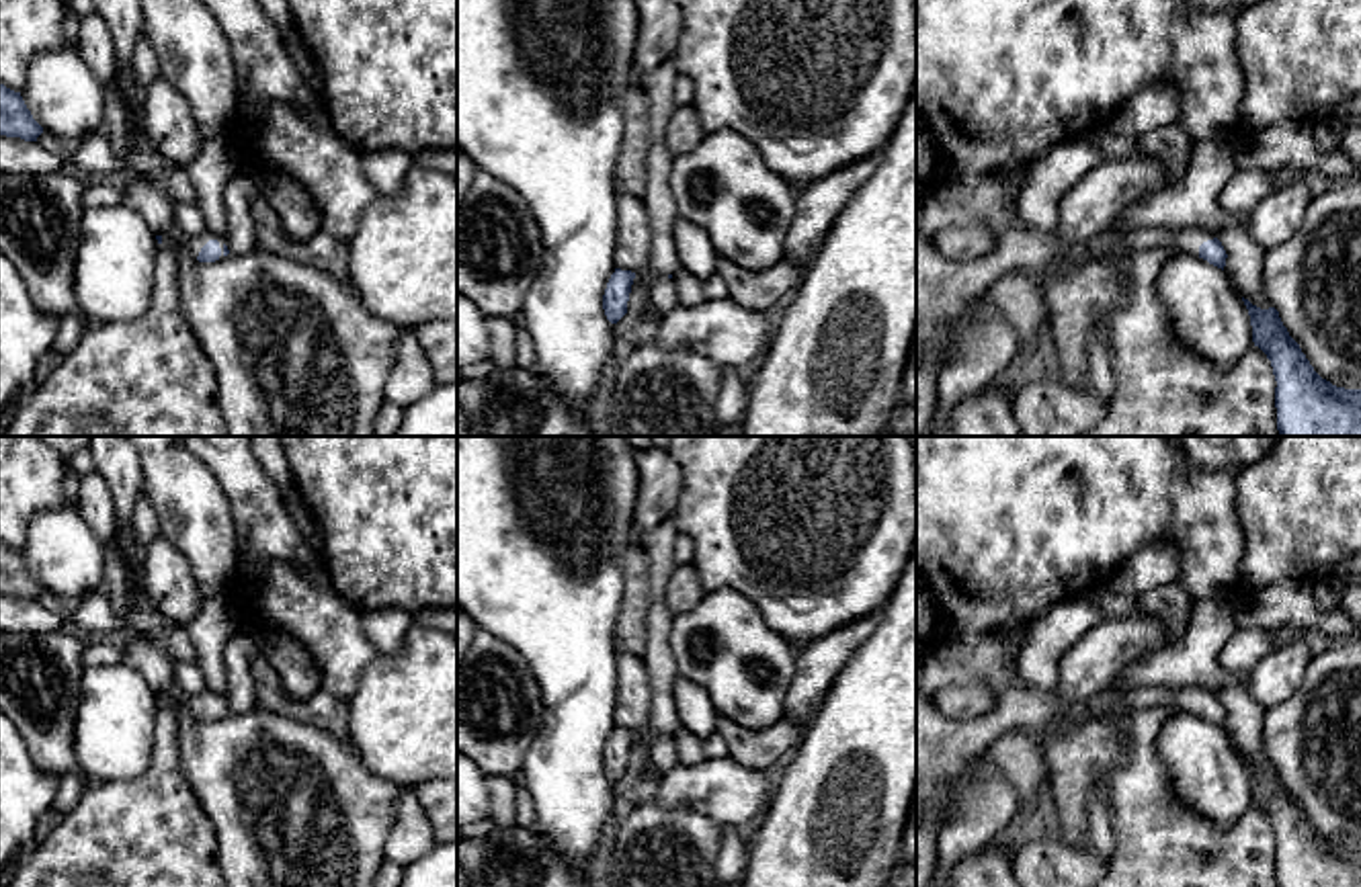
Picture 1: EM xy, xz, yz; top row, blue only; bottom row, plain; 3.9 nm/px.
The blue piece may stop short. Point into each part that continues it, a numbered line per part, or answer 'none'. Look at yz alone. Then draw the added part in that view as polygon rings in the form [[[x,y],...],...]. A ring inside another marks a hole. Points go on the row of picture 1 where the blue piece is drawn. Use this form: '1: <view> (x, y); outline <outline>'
1: yz (1187, 240); outline [[[1140,227],[1125,236],[1125,244],[1131,252],[1170,248],[1172,252],[1185,252],[1199,256],[1199,246],[1215,236],[1195,227]]]

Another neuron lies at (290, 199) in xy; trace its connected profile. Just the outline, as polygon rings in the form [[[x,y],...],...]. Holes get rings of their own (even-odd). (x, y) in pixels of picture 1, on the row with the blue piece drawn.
[[[254,170],[260,197],[281,219],[289,240],[307,240],[322,229],[322,217],[307,188],[293,176],[275,170]]]

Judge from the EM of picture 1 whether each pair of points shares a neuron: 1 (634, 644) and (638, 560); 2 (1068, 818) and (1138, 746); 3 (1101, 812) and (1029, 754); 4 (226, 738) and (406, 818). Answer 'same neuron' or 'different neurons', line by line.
1: same neuron
2: same neuron
3: different neurons
4: different neurons

